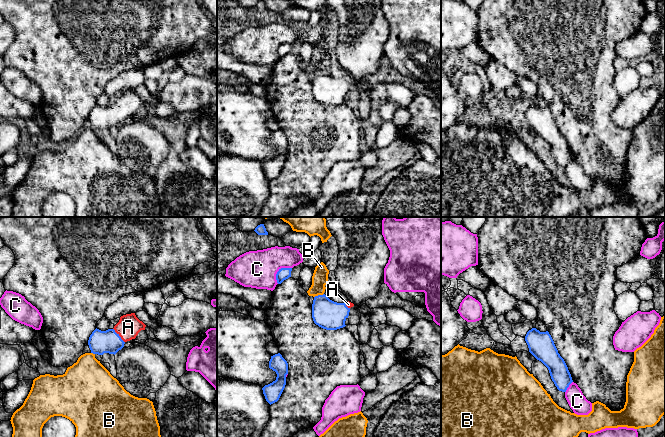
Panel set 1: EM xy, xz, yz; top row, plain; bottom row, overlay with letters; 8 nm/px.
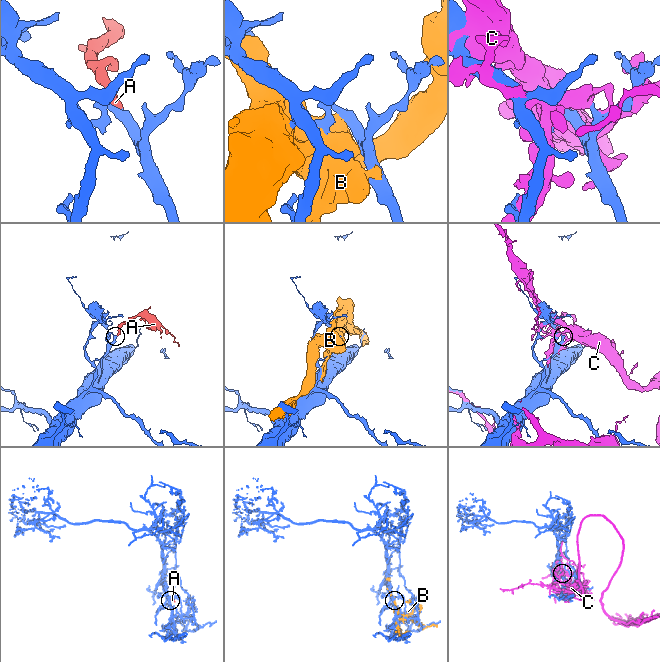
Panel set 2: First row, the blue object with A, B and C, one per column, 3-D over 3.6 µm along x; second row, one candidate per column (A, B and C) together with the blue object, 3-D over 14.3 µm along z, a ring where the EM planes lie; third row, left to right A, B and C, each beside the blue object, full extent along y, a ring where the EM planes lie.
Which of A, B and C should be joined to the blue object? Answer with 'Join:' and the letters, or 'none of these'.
Join: A

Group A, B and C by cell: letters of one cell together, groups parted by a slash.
A / B / C

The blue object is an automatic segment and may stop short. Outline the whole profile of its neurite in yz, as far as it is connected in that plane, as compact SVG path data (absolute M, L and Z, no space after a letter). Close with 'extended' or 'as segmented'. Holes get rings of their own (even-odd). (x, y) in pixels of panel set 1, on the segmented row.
M532 328L527 332L525 341L529 352L548 368L557 389L566 392L573 380L549 332L540 332L536 328Z; as segmented

